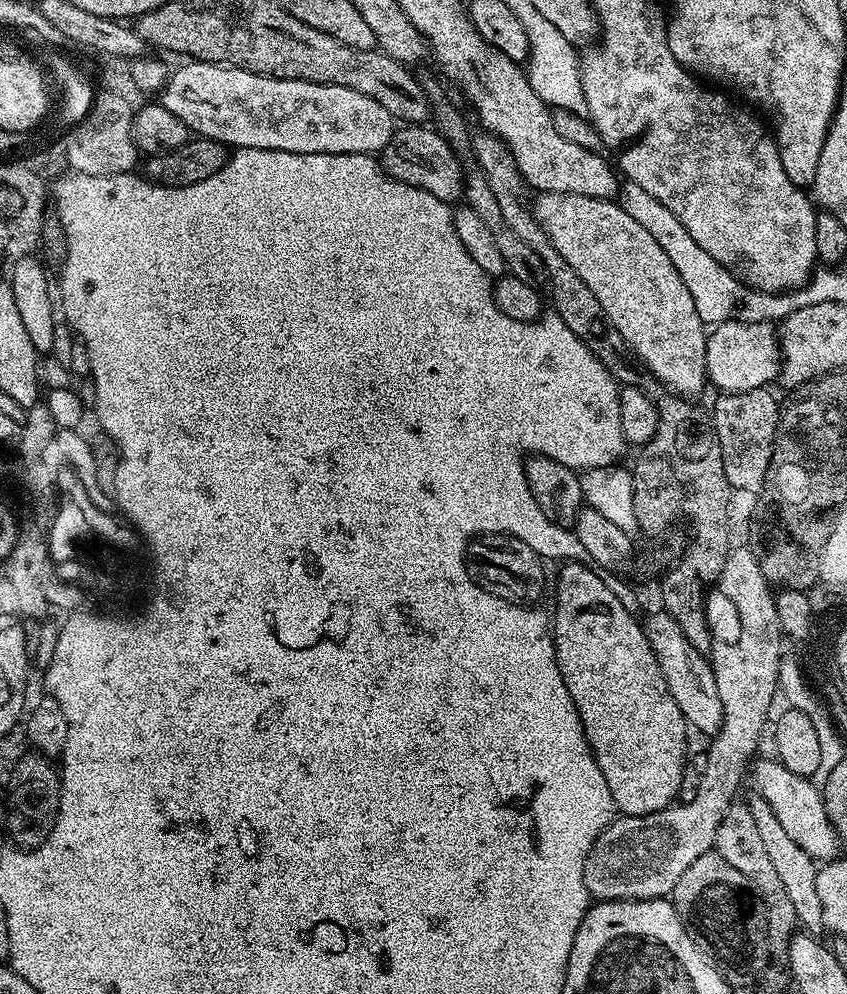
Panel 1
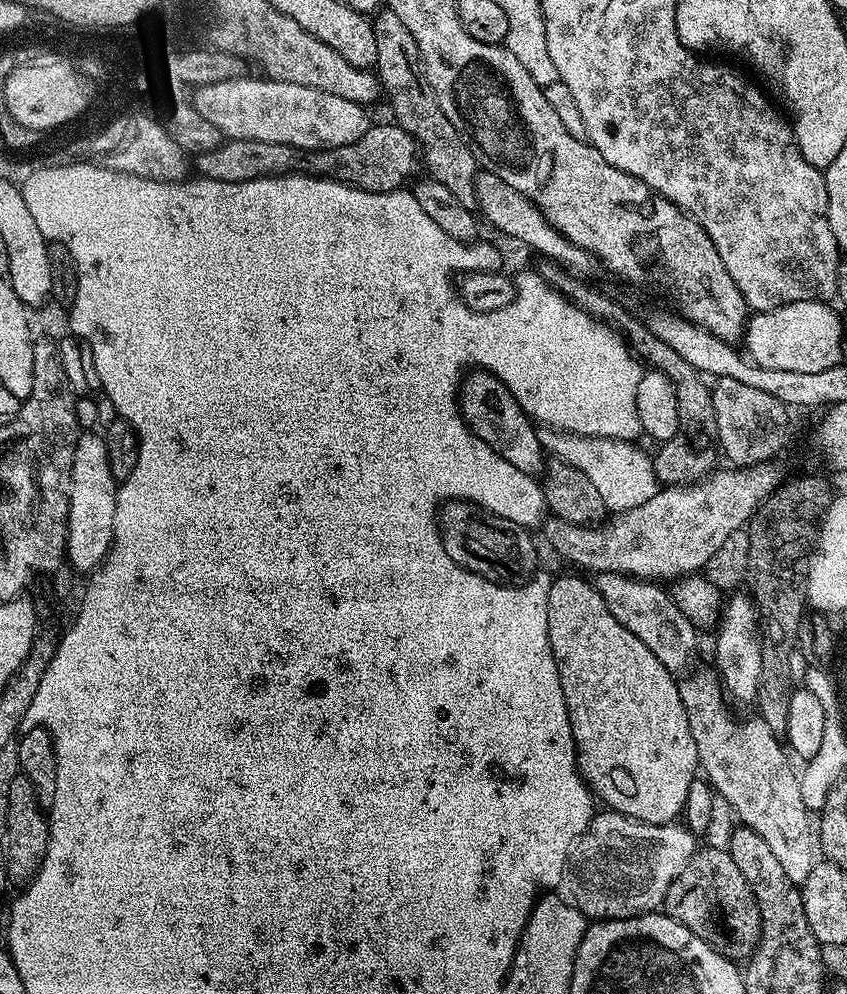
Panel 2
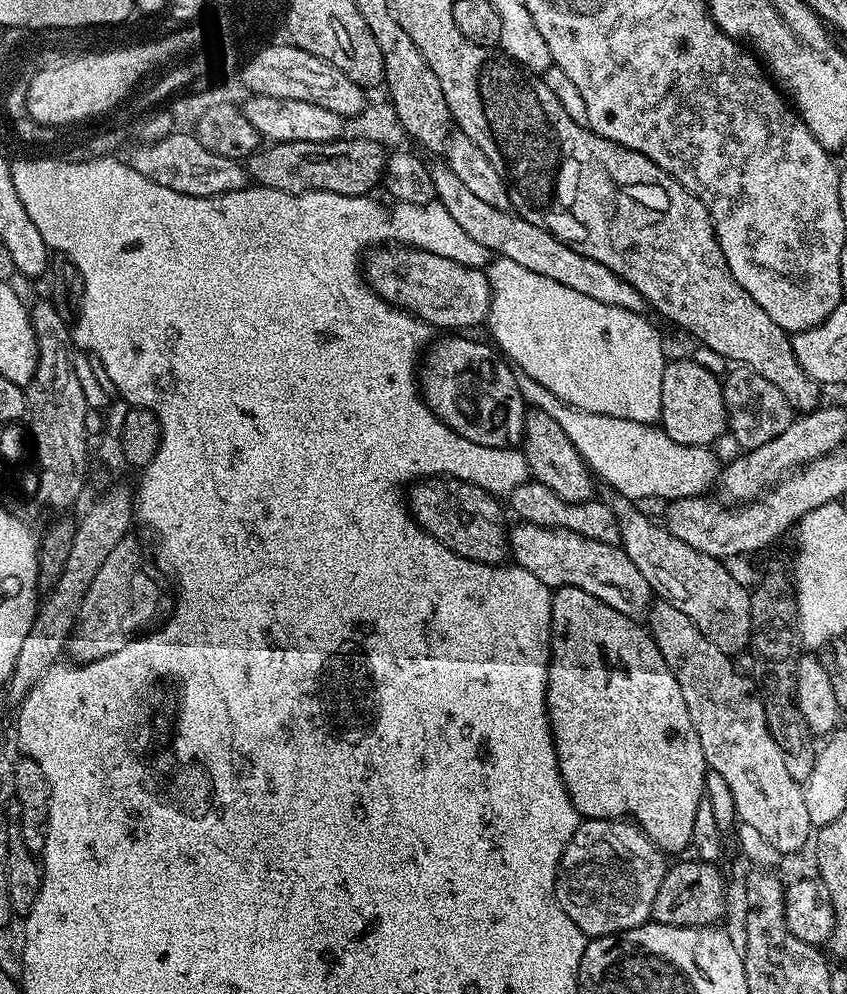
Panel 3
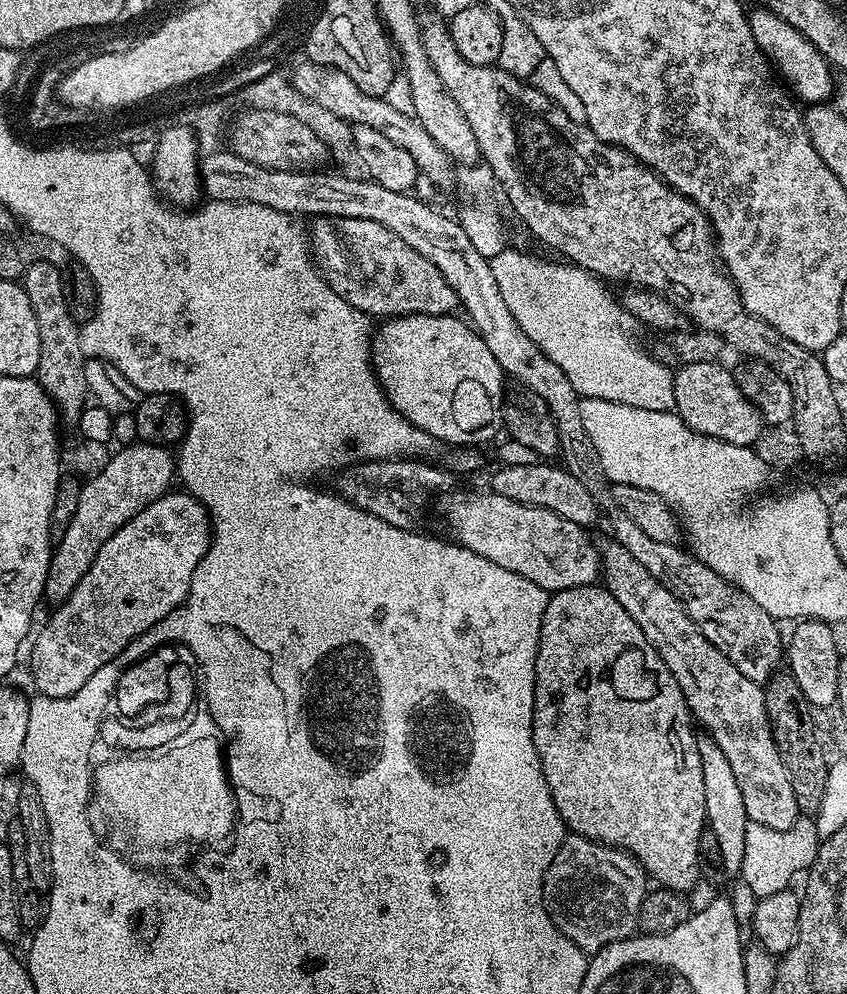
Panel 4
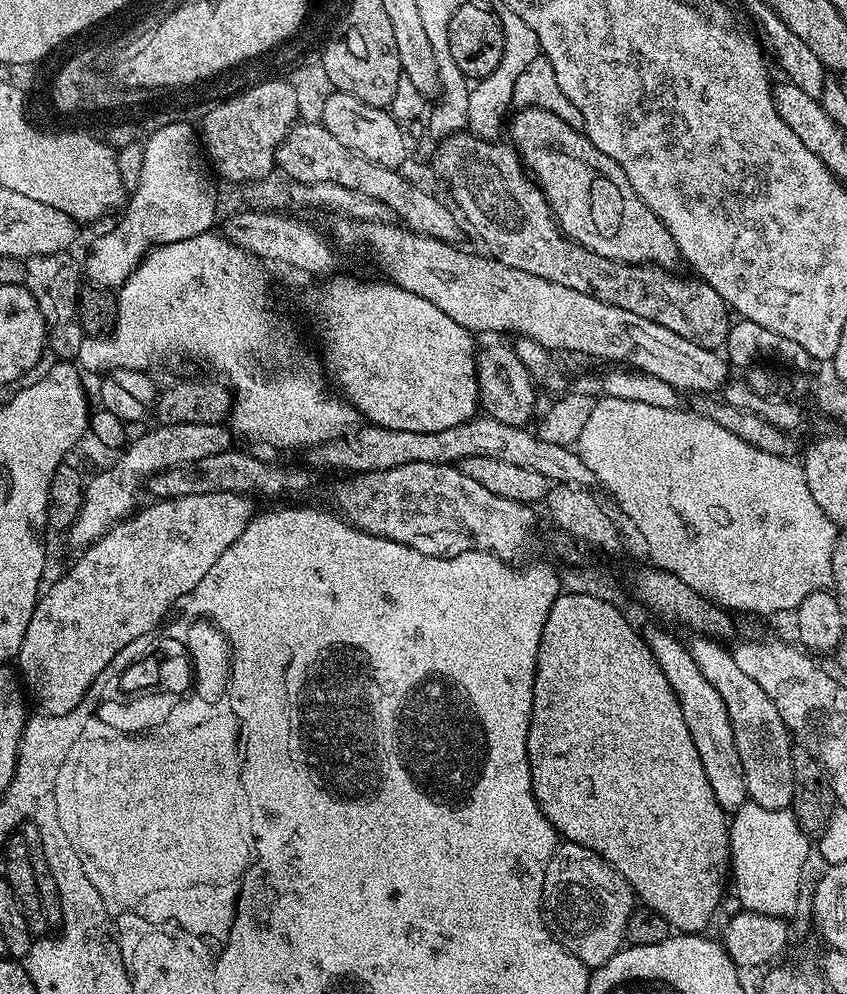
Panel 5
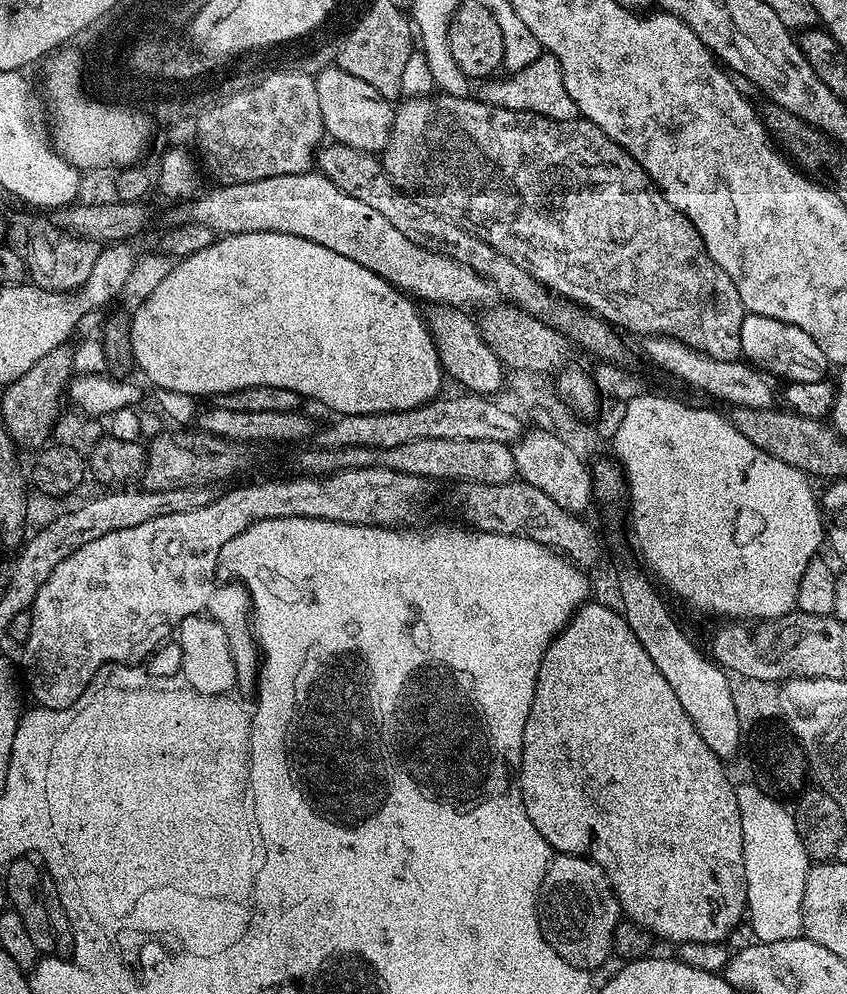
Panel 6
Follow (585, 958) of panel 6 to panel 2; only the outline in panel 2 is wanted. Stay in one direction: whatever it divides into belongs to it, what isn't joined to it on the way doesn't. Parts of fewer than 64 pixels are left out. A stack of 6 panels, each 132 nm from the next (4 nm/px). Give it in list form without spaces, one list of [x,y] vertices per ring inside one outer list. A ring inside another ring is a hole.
[[[611,810],[597,811],[586,830],[577,839],[566,865],[566,888],[572,891],[571,903],[576,905],[589,921],[621,920],[631,916],[644,916],[647,912],[656,912],[670,890],[670,882],[686,870],[692,861],[692,855],[698,851],[697,833],[691,832],[680,822],[670,824],[651,824],[635,820],[633,816],[624,816]]]

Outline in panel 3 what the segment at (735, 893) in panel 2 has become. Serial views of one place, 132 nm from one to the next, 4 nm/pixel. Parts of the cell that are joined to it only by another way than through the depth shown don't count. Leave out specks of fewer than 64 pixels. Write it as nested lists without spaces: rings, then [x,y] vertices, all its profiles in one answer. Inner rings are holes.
[[[695,858],[680,860],[673,868],[671,865],[662,878],[662,886],[658,886],[658,894],[654,894],[651,919],[671,928],[719,925],[724,916],[724,907],[728,904],[728,896],[724,893],[724,876],[718,869],[716,864]]]

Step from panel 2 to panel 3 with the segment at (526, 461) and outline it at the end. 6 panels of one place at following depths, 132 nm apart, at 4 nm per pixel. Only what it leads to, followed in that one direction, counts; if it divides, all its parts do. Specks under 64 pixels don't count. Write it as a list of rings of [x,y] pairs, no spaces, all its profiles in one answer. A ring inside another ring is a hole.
[[[464,334],[445,336],[445,340],[437,339],[427,349],[418,376],[429,410],[452,432],[480,448],[517,447],[524,439],[526,403],[513,365],[491,343],[467,340]]]

